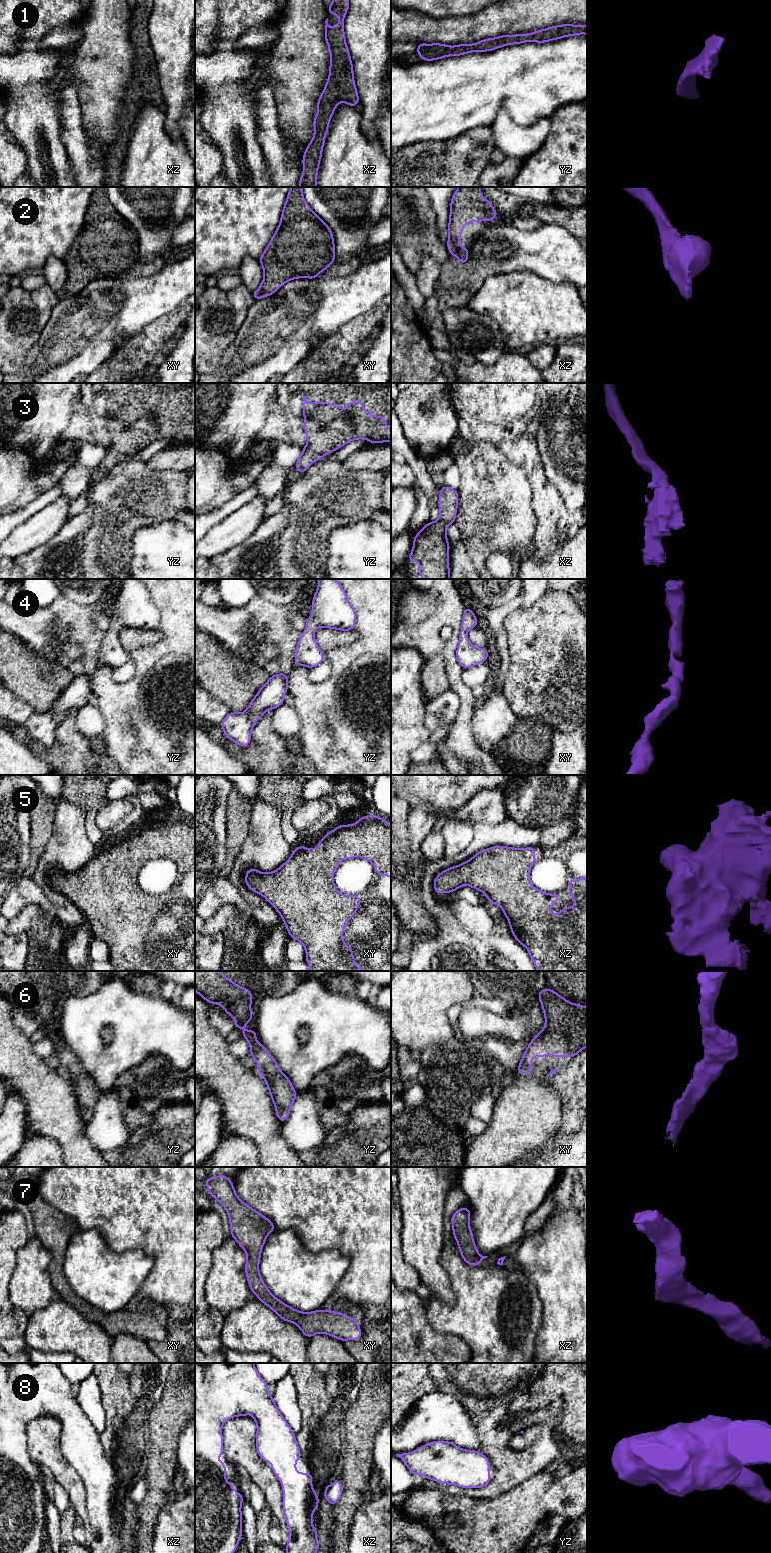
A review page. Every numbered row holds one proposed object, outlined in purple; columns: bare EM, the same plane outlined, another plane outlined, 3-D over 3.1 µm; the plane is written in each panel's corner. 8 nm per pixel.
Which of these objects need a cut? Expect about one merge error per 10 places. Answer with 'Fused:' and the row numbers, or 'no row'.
Fused: no row

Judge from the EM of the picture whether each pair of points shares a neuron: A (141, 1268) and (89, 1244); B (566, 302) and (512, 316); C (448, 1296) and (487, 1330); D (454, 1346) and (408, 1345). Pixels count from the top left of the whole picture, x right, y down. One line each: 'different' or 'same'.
A: same
B: same
C: different
D: same

